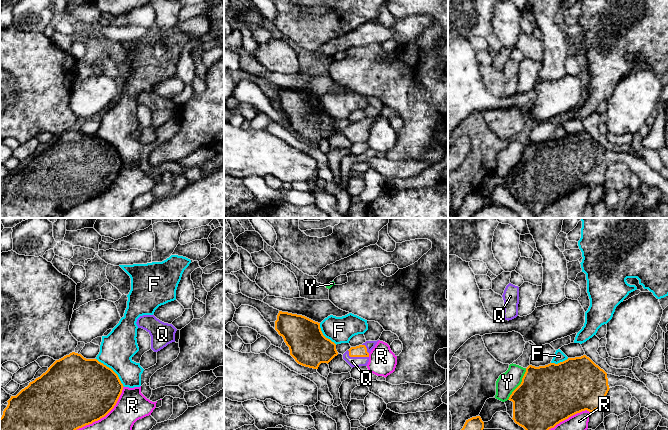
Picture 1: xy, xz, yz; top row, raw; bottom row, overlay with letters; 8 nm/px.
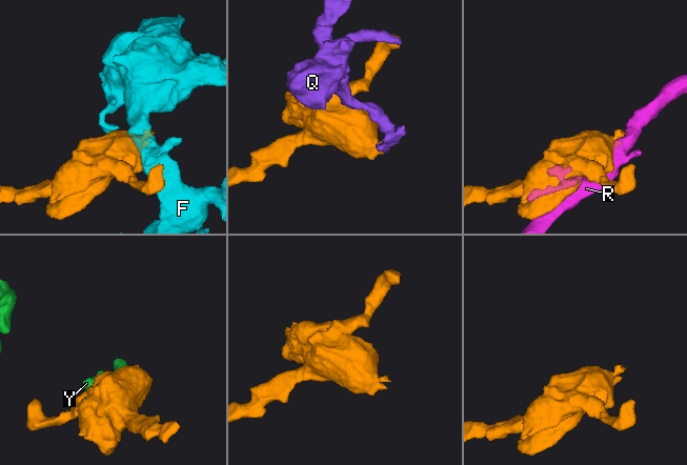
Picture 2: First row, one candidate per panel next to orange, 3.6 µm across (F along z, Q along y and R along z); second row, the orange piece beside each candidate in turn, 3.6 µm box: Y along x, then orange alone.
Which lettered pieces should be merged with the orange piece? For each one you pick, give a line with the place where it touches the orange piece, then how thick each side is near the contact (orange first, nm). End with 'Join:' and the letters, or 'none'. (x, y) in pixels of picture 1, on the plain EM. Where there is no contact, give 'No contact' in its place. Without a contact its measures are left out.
Q: Touches orange at xz (356, 132). Thickness 100 nm (orange) against 80 nm
Join: Q

